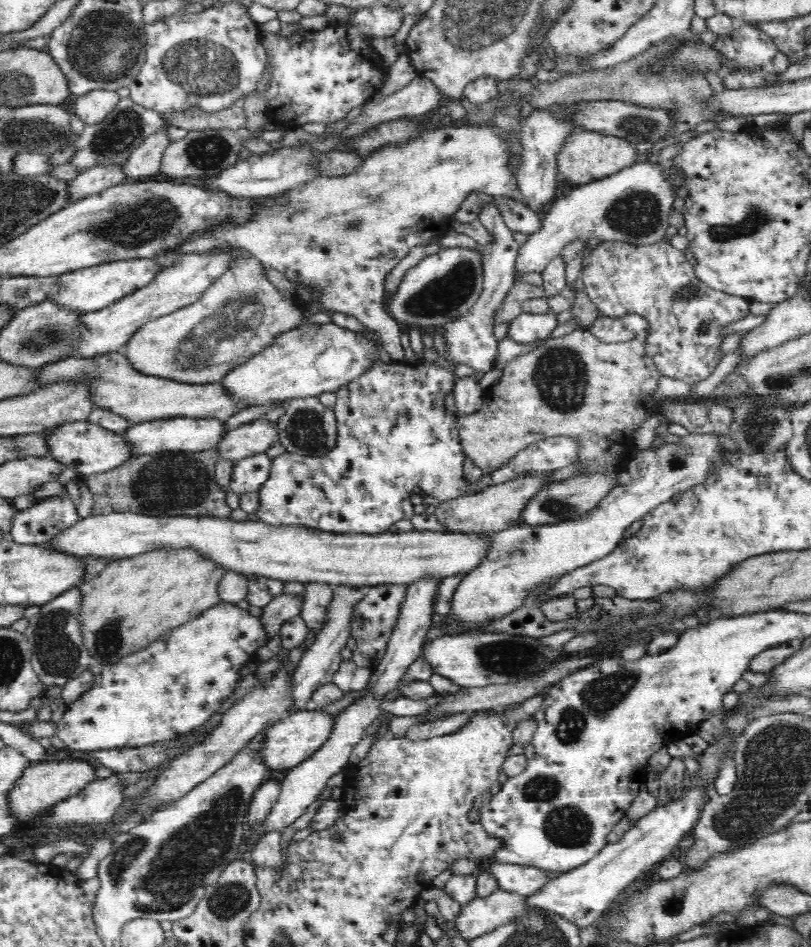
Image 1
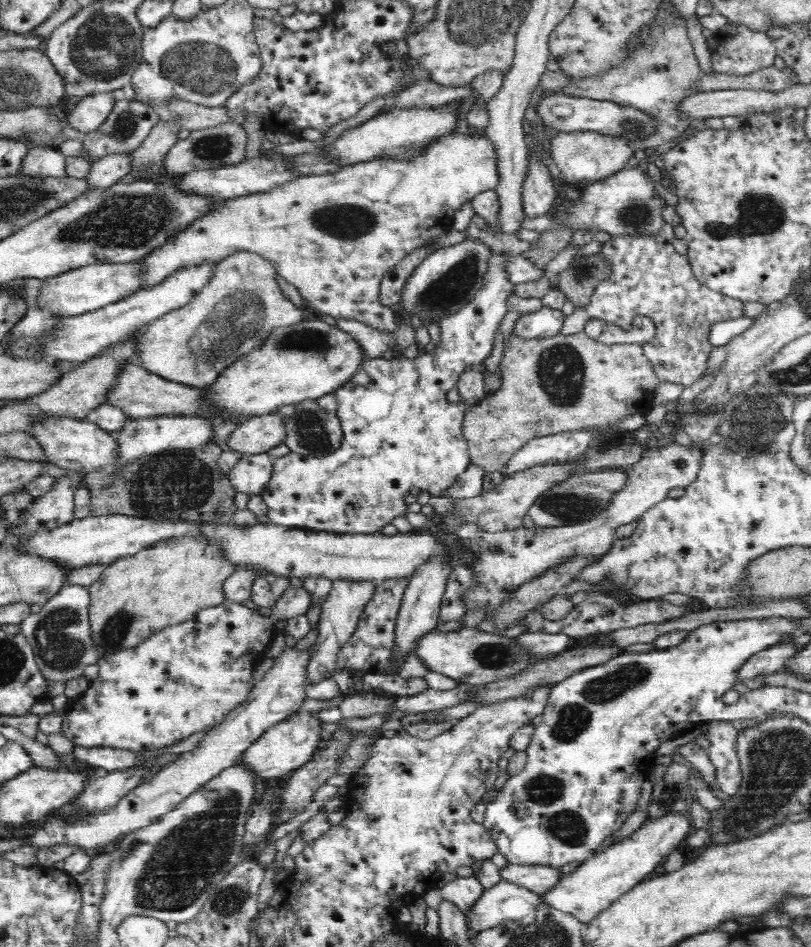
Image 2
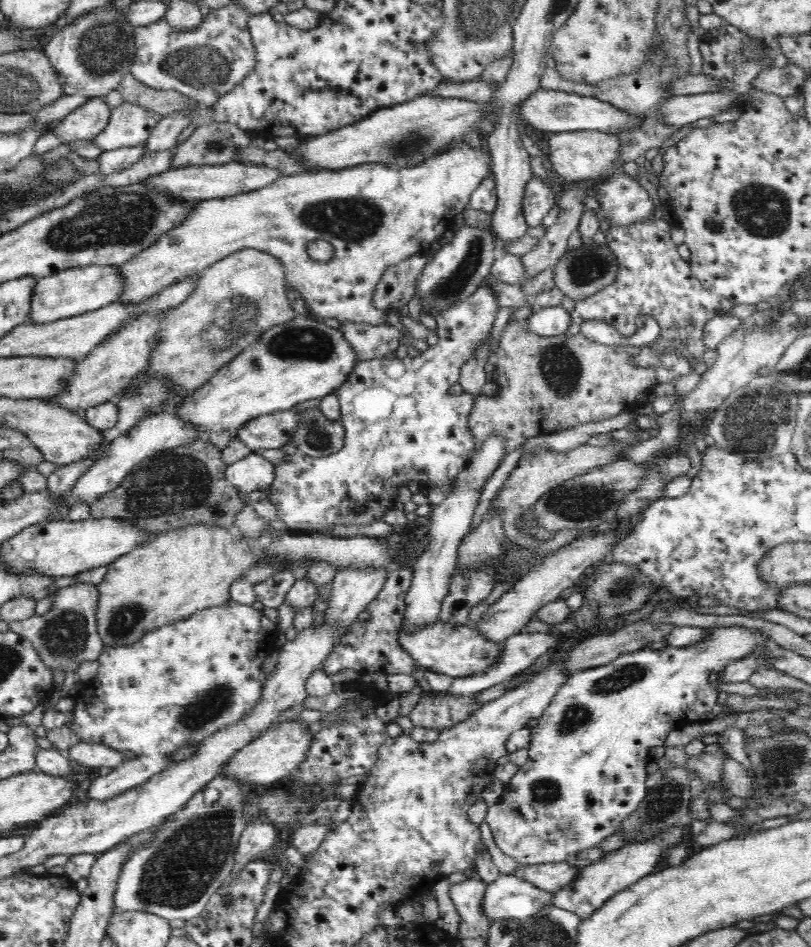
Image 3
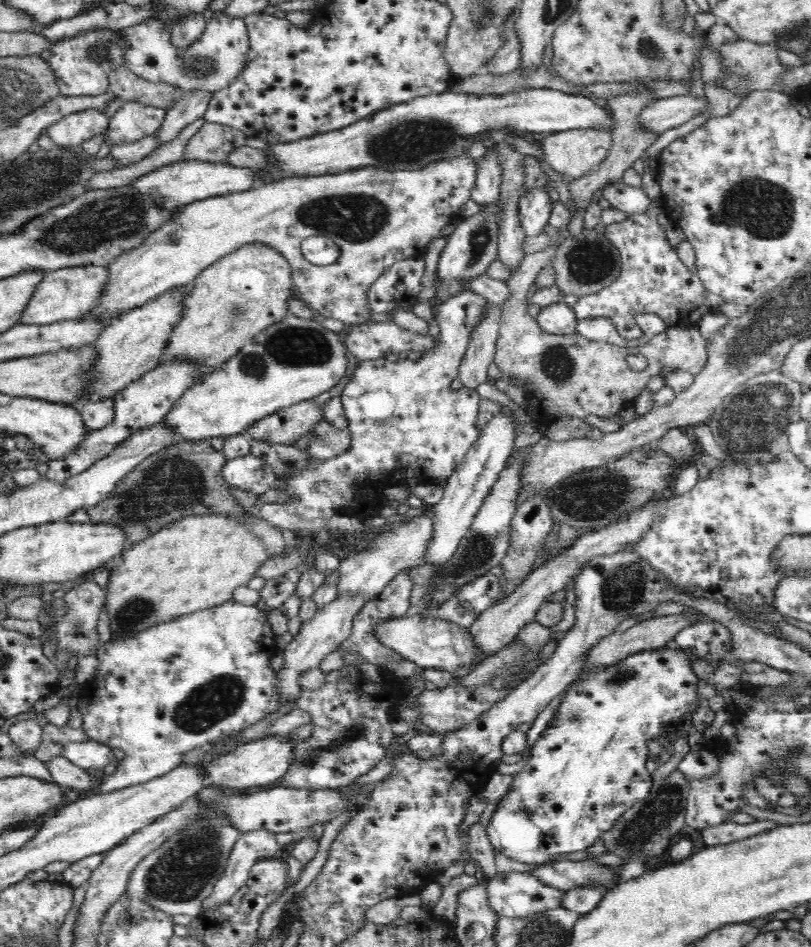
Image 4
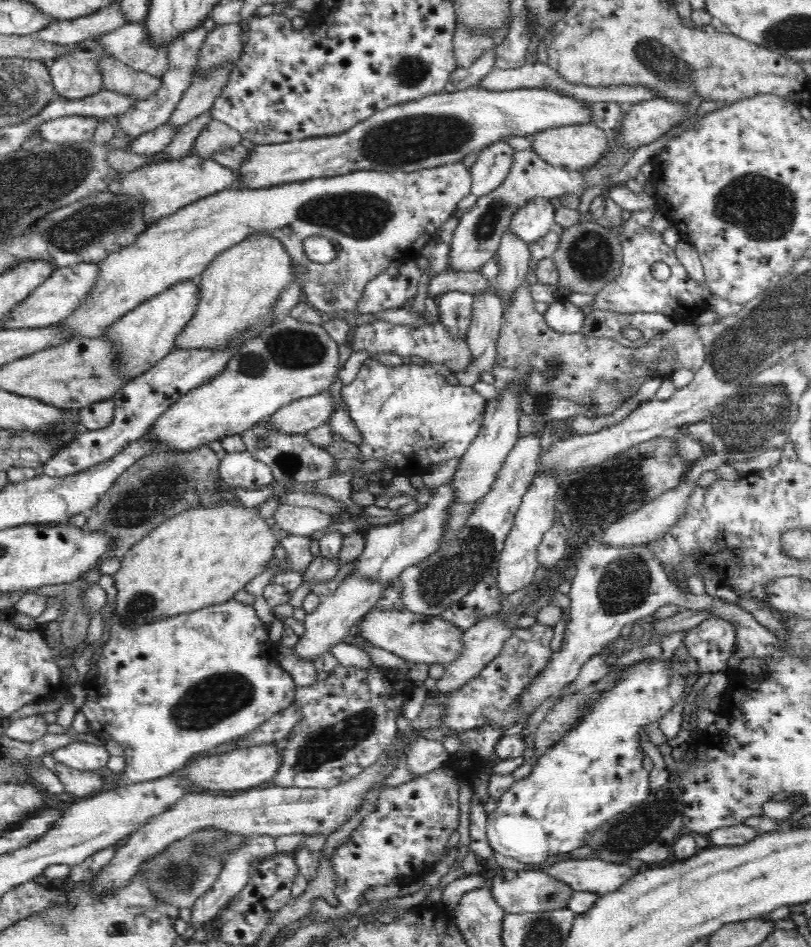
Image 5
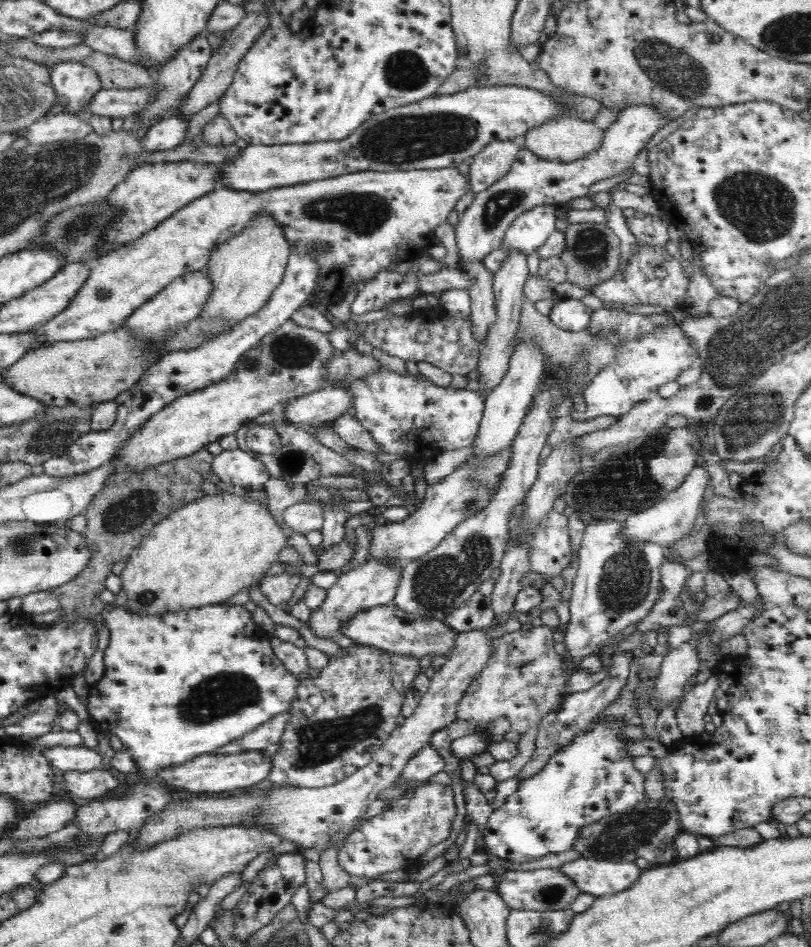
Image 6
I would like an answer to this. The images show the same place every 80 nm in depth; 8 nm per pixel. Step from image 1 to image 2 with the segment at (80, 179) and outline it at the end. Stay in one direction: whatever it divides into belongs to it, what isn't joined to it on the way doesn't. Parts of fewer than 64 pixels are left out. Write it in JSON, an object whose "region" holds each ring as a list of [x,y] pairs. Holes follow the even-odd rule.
{"region":[[[131,154],[124,156],[106,156],[90,166],[90,172],[82,179],[86,179],[88,188],[86,190],[107,189],[113,184],[119,183],[130,173]]]}

